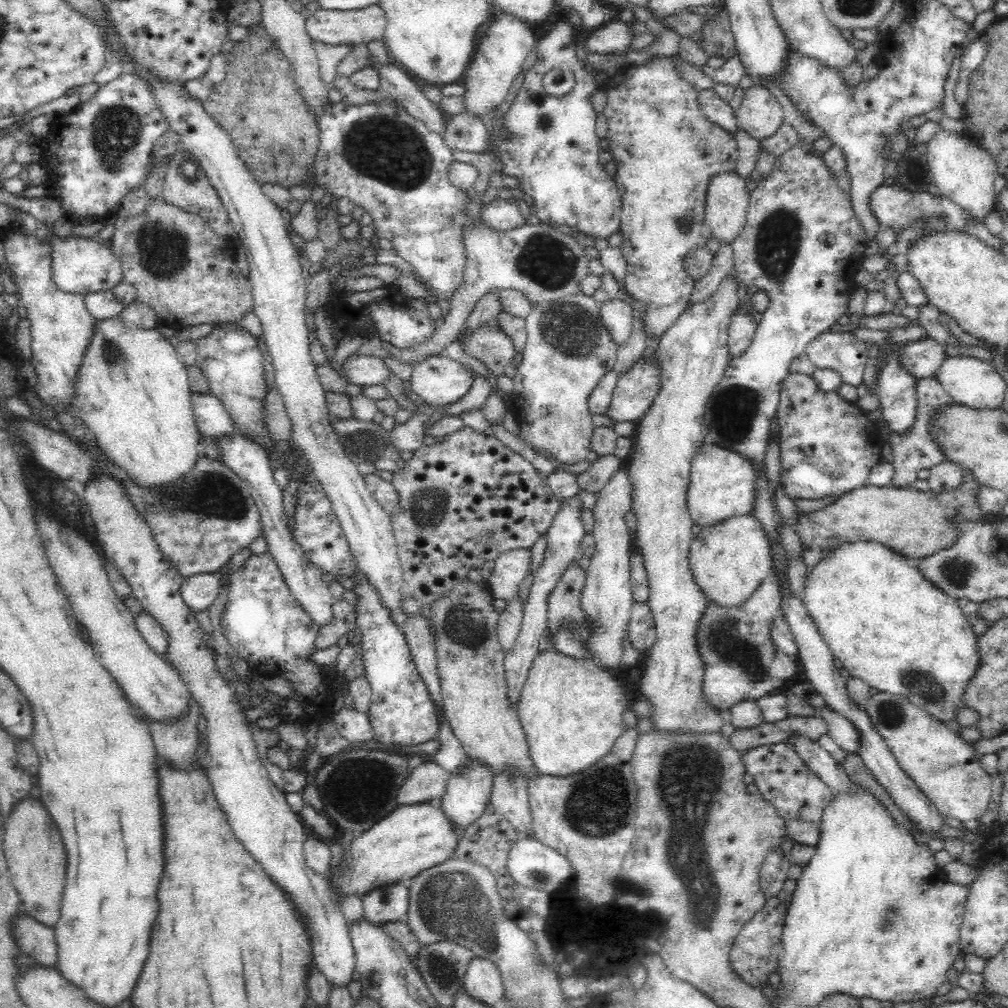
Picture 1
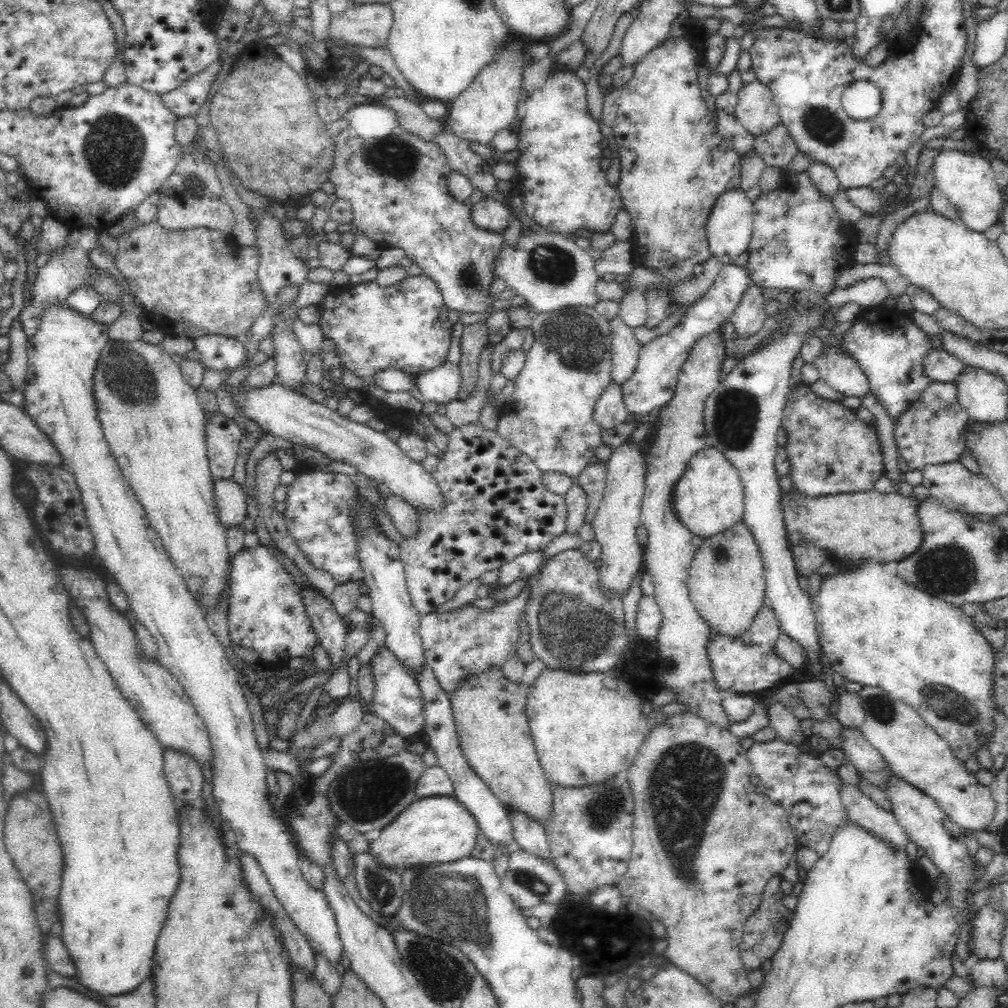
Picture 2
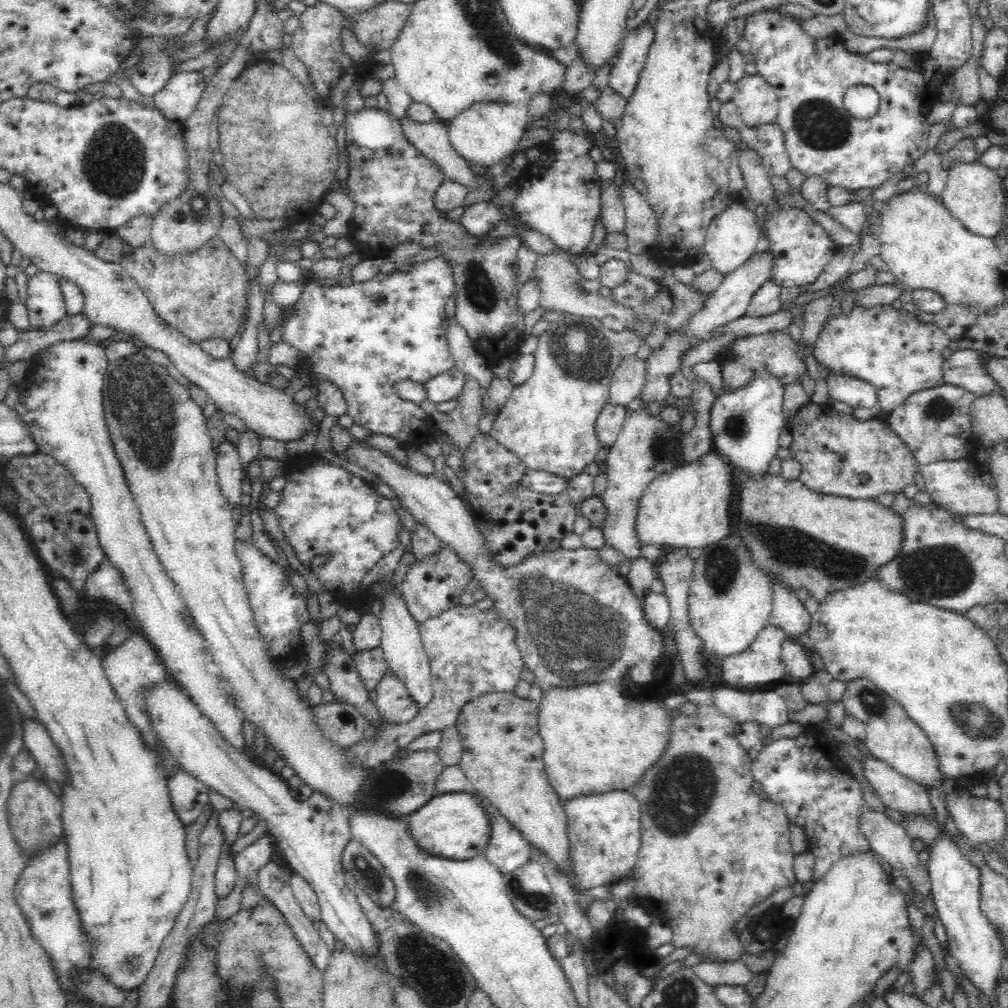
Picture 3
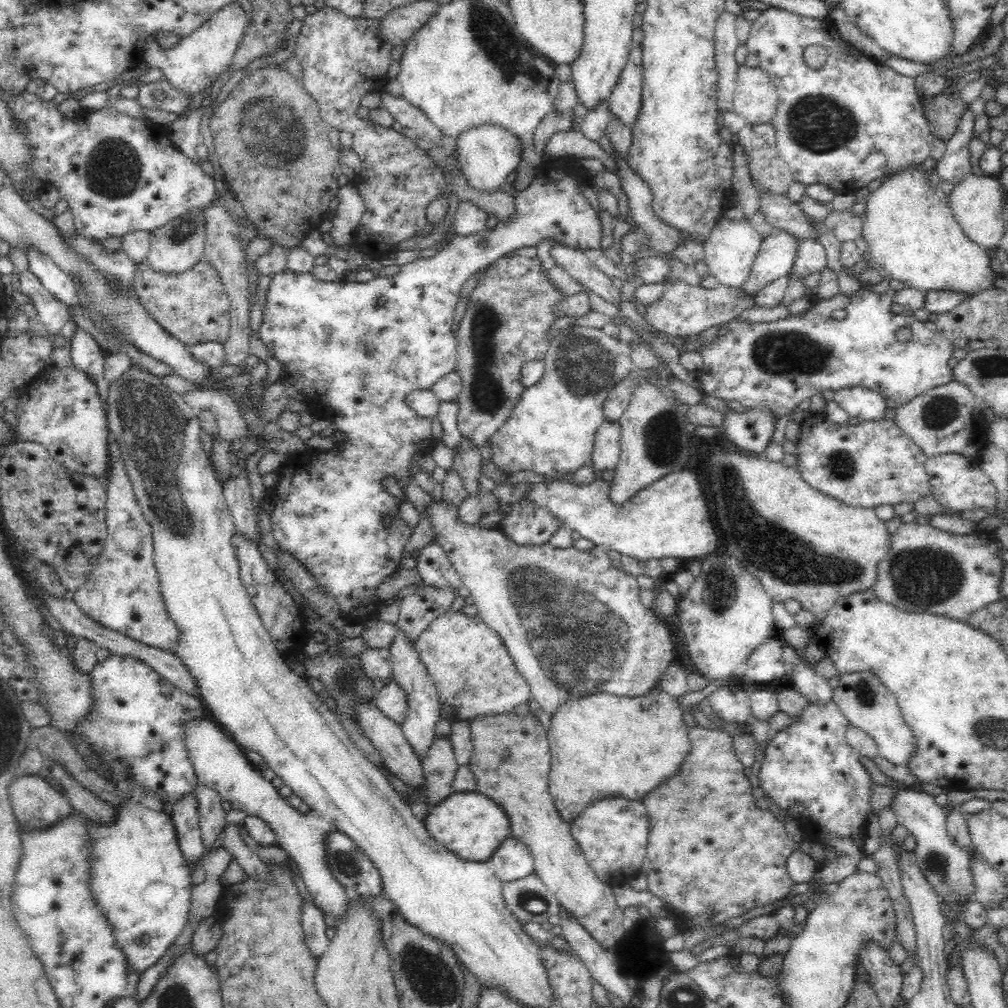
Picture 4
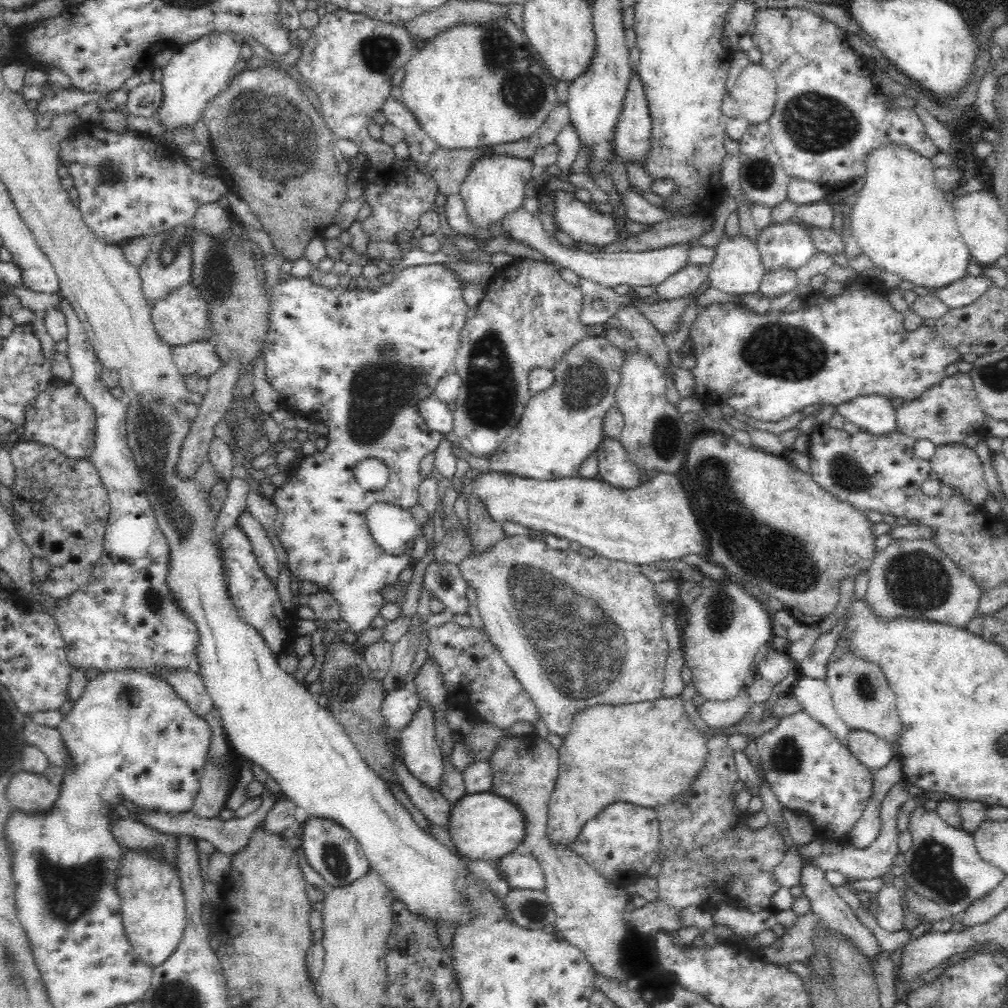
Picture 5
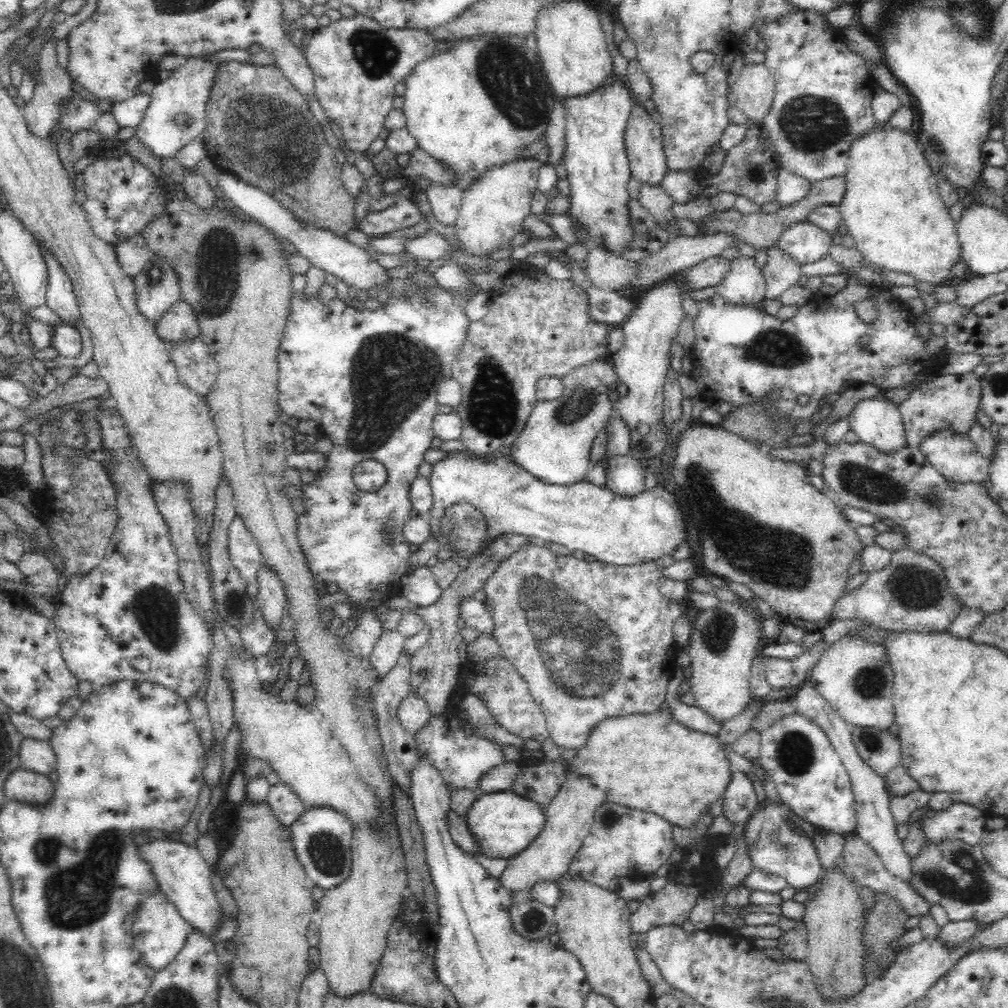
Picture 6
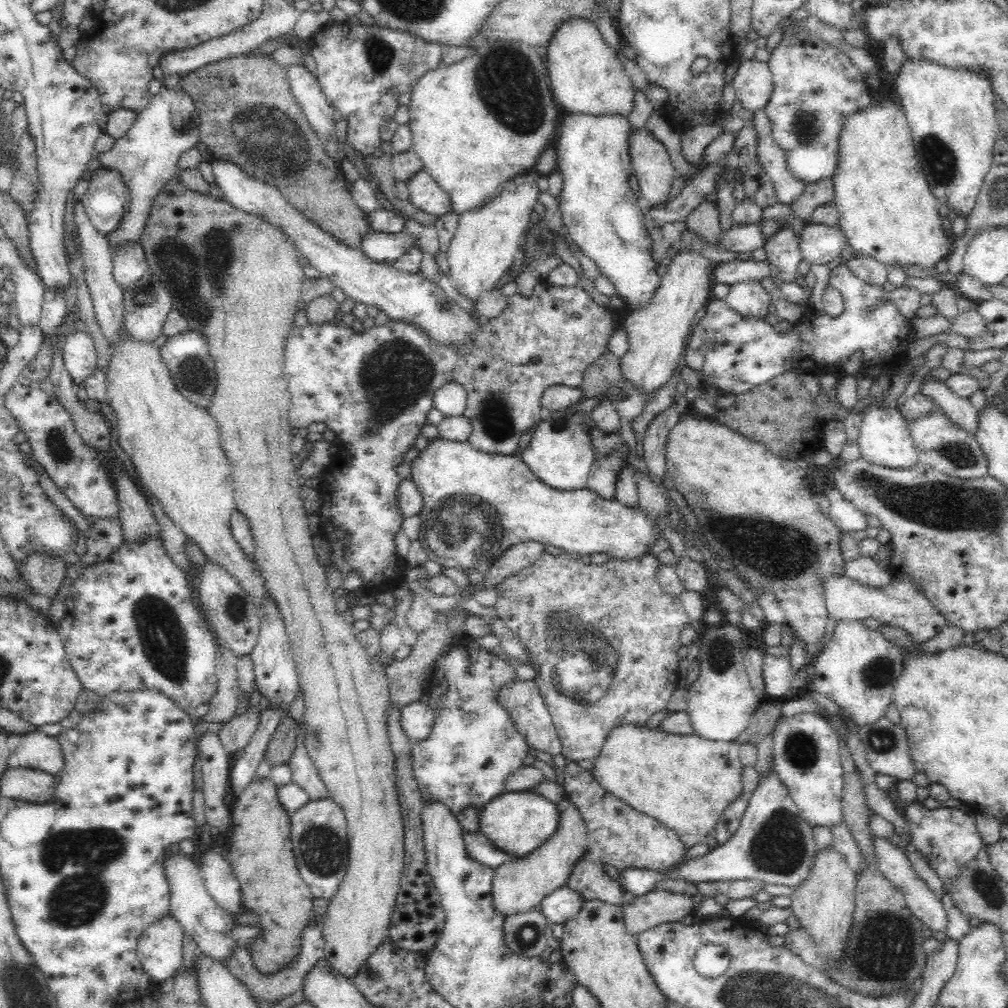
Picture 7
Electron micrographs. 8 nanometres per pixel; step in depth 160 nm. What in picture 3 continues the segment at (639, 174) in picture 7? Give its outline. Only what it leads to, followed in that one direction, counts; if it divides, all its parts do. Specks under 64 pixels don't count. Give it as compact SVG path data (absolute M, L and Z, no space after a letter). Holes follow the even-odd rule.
M639 26L628 33L624 48L615 58L609 74L609 87L627 101L634 96L648 50L654 41L653 26Z

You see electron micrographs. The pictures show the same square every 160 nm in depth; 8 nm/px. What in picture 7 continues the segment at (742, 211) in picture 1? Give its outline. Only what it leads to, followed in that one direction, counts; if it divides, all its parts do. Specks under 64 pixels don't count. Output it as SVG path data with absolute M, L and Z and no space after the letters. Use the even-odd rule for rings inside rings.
M754 281L730 285L725 297L727 305L742 317L764 319L771 307L771 296L762 284Z

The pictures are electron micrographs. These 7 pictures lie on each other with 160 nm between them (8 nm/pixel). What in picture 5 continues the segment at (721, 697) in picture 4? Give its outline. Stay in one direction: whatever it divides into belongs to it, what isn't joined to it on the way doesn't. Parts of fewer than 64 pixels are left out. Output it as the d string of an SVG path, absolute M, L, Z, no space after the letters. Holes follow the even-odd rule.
M742 689L735 699L729 701L705 701L698 704L700 718L711 729L735 726L747 714L752 706L752 699Z

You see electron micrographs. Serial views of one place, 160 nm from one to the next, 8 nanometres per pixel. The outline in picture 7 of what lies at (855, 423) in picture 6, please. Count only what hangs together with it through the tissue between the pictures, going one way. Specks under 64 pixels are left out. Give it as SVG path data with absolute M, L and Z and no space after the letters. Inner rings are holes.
M896 407L890 409L870 408L860 426L857 444L860 446L861 458L875 466L884 466L893 470L910 470L920 461L920 455L914 447L910 433L908 433L908 427L904 423L904 416L896 410Z

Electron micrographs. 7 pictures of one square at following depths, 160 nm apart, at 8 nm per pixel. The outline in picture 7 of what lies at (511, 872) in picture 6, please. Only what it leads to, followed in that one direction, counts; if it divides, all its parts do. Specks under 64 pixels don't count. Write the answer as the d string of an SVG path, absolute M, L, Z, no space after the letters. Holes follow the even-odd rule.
M618 726L608 733L600 756L593 762L592 776L602 788L675 830L688 847L704 841L723 812L742 795L743 765L735 741L668 734L646 726ZM572 804L559 814L556 832L536 850L514 861L505 862L497 866L492 880L492 907L508 918L513 914L528 912L541 902L559 886L566 885L566 878L573 869L574 862L583 856L587 847L586 823L578 807Z

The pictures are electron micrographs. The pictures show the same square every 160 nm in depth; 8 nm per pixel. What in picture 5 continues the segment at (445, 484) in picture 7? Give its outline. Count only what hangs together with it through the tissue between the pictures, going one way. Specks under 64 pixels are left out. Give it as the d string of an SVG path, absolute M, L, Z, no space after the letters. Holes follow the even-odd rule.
M489 470L488 472L479 474L474 479L471 479L468 484L463 483L462 492L458 492L458 497L463 498L469 508L472 504L481 502L481 504L483 504L487 509L489 517L492 518L492 520L496 520L496 522L500 522L502 524L505 521L518 523L519 525L526 526L529 530L534 529L536 531L540 531L544 535L553 534L560 538L566 538L569 542L578 542L578 544L581 544L582 546L586 546L586 548L594 550L596 555L606 557L613 561L624 561L638 565L654 565L658 560L676 560L681 556L686 556L686 554L702 555L704 550L706 550L706 536L702 534L702 529L700 528L700 525L698 525L695 512L692 510L692 506L690 506L691 503L688 502L686 492L684 492L684 488L682 487L680 480L678 480L674 474L659 473L658 476L654 476L650 481L642 483L638 488L620 490L606 482L599 482L596 479L567 477L558 480L538 481L533 480L532 478L520 477L514 474L498 473Z

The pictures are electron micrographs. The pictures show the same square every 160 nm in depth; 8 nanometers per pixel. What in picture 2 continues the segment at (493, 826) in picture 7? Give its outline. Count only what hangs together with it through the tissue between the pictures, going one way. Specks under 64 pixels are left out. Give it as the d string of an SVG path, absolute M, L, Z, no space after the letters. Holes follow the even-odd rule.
M452 795L426 797L416 799L400 812L388 826L377 833L376 838L369 843L369 851L384 866L389 866L400 872L406 868L412 868L412 866L454 862L459 858L471 856L479 834L478 821L464 805L457 801L456 797Z

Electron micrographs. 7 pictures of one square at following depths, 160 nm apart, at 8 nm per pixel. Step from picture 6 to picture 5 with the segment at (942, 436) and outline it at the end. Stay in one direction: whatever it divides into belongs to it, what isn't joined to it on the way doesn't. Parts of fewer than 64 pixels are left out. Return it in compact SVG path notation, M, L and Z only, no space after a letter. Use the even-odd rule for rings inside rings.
M941 444L930 462L940 482L960 490L966 501L983 505L989 498L983 462L974 449L964 444Z

